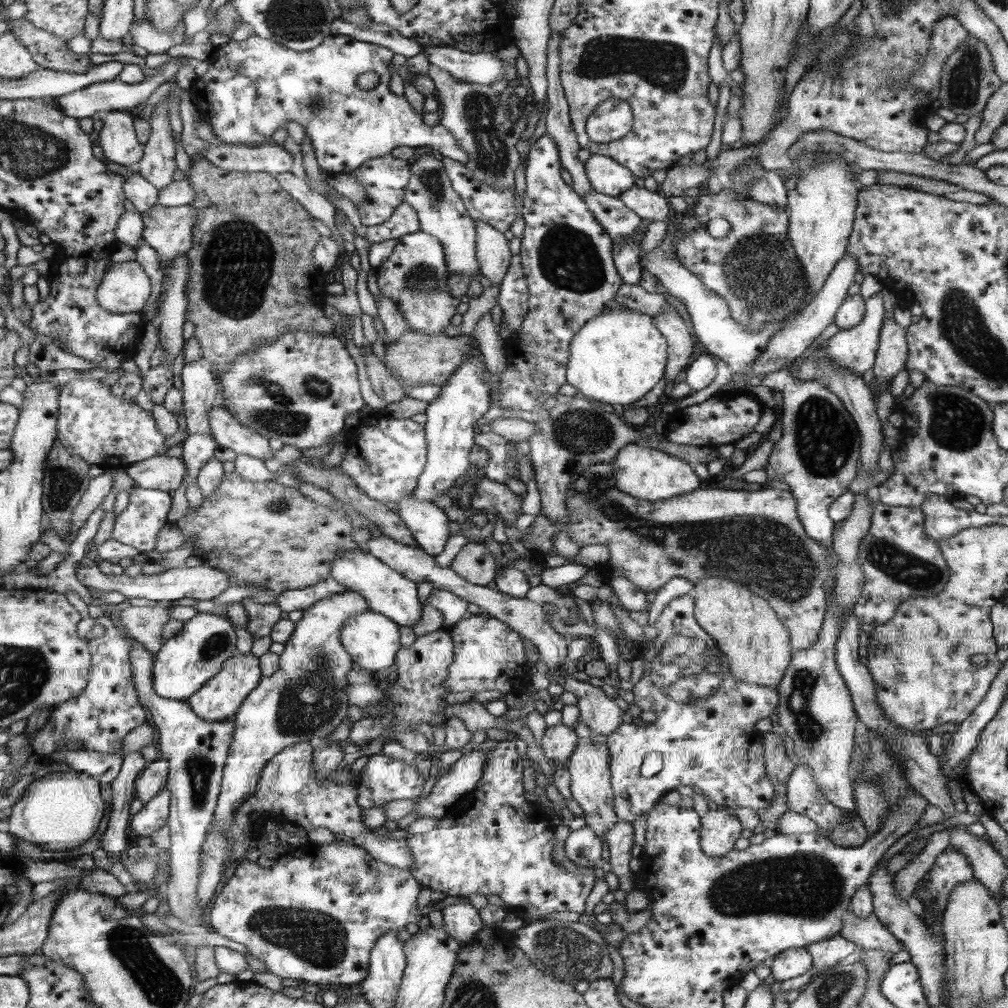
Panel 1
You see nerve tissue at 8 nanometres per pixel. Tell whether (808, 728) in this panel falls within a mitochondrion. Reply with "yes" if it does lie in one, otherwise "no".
yes

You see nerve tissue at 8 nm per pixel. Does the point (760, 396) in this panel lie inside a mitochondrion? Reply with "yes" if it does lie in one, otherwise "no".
no

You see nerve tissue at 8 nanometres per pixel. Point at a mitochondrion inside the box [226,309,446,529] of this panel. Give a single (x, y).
(269, 407)

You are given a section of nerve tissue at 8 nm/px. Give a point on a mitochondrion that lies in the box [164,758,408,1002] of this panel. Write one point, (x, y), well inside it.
(315, 937)

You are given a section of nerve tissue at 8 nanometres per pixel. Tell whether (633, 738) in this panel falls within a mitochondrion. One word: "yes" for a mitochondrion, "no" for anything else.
no

